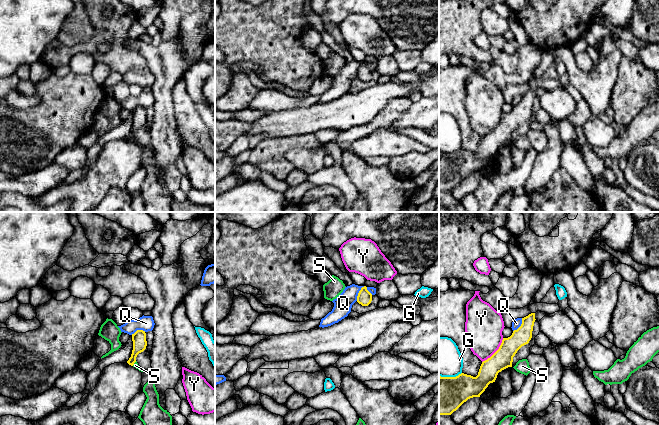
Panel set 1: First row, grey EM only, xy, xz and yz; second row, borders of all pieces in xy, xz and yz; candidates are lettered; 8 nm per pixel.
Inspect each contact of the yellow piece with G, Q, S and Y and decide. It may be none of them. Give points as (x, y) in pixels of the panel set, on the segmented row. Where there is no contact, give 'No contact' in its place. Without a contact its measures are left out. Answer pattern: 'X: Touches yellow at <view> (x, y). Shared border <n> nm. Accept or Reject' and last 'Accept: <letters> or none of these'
G: Touches yellow at yz (450, 377). Shared border 190 nm. Reject
Q: Touches yellow at xz (358, 293). Shared border 140 nm. Reject
S: Touches yellow at xy (134, 362). Shared border 50 nm. Reject
Y: Touches yellow at yz (496, 351). Shared border 260 nm. Reject
Accept: none of these

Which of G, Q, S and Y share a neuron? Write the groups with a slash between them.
G / Q / S / Y

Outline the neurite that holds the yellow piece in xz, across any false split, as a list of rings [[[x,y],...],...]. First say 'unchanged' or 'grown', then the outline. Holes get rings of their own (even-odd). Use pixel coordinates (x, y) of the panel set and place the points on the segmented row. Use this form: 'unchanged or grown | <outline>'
unchanged | [[[364,286],[358,293],[357,302],[362,306],[368,306],[372,301],[372,294],[367,290],[367,287]]]

